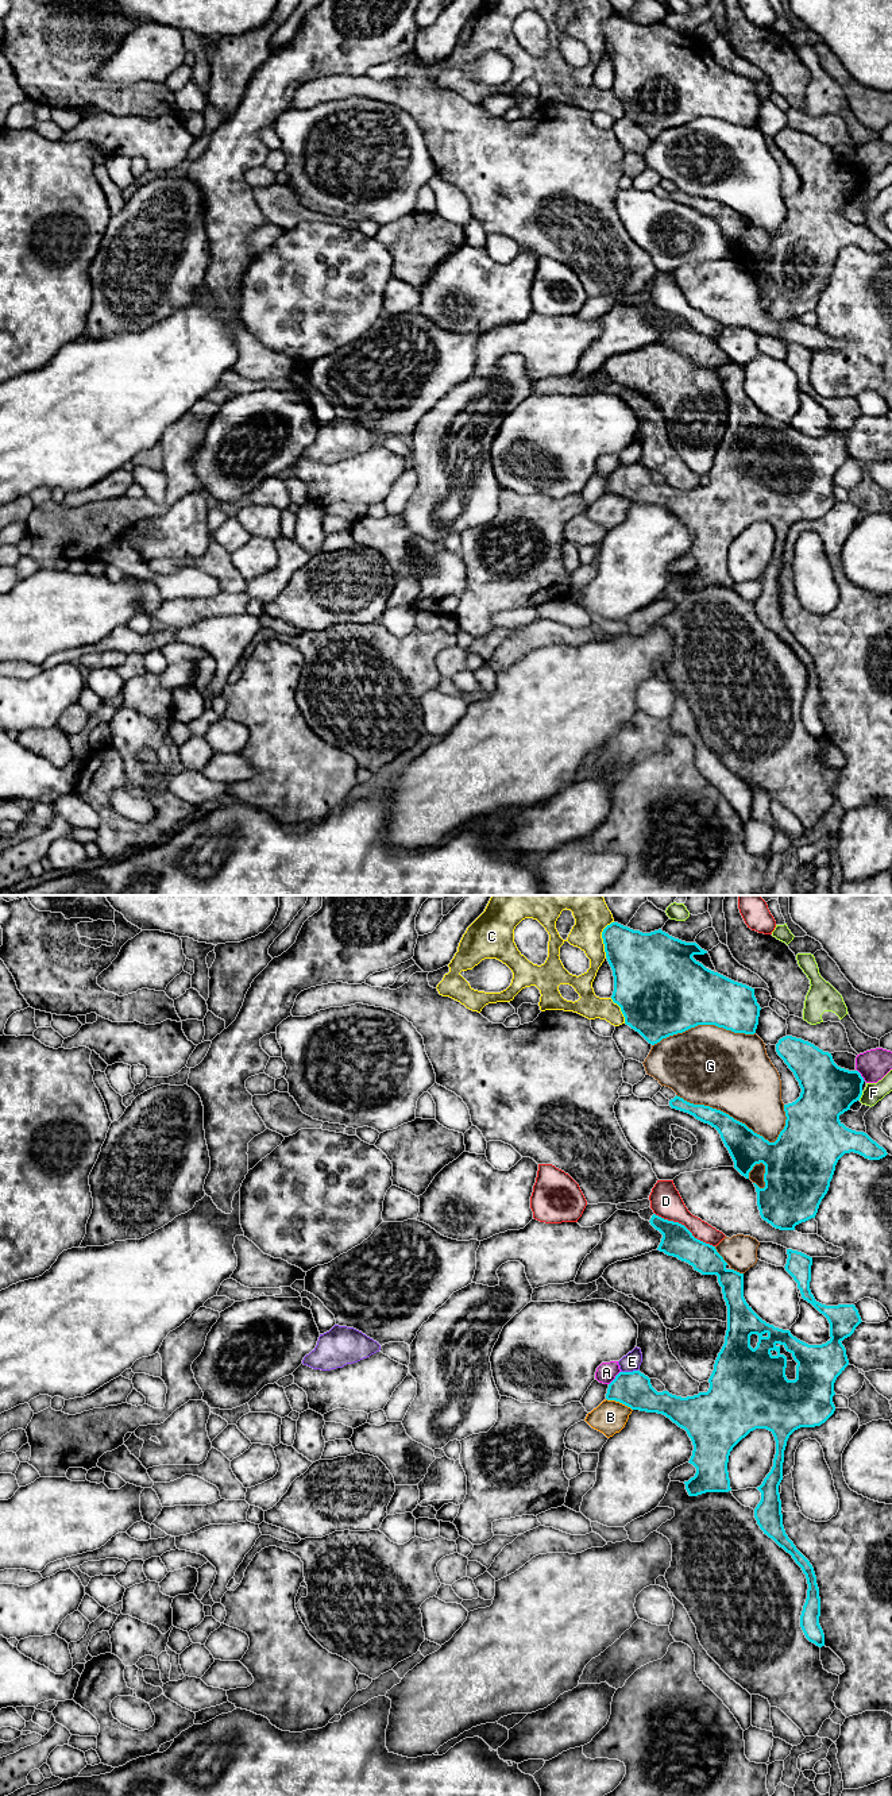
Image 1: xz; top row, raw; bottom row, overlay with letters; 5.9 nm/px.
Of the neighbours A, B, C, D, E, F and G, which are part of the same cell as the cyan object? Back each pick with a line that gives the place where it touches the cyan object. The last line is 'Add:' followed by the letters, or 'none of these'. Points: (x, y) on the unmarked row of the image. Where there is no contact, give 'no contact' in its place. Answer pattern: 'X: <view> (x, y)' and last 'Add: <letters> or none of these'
Add: none of these

